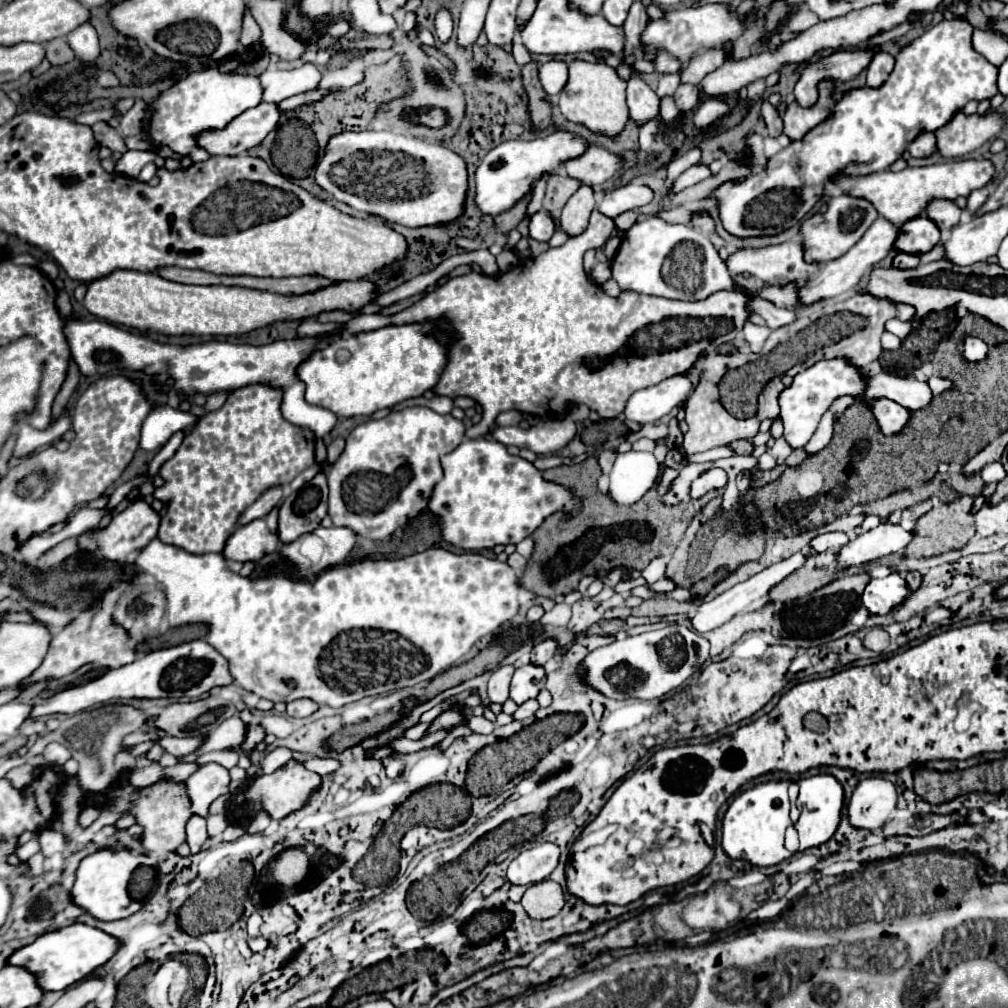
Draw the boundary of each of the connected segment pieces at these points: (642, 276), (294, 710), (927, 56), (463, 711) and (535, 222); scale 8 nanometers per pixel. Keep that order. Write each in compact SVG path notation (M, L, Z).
M655 216L637 222L631 230L625 232L619 252L613 258L611 270L621 290L635 290L641 294L687 302L705 300L719 290L741 290L749 298L747 310L763 316L769 328L779 328L797 320L795 312L787 308L777 308L769 300L759 298L757 292L739 286L705 234L683 224L667 224Z
M301 698L301 700L293 700L287 704L287 714L289 716L295 716L295 718L307 718L311 716L319 706L313 702L313 700L307 700L307 698Z
M943 20L927 28L927 32L921 38L917 38L897 54L895 70L891 72L891 76L881 88L865 86L845 94L843 100L835 104L833 114L825 122L815 126L799 142L789 144L787 148L777 152L773 158L769 158L769 162L761 172L751 174L743 180L723 182L711 194L711 198L717 202L719 220L723 228L737 238L765 236L769 232L781 232L781 230L793 228L819 202L827 180L833 180L837 174L863 176L863 174L881 172L889 168L897 158L901 158L903 150L909 146L911 140L917 138L919 132L923 130L933 132L935 128L941 128L943 124L947 124L947 120L951 120L955 110L963 108L969 100L993 98L999 92L997 68L991 62L987 62L979 52L973 50L971 34L973 34L973 28L965 20L963 22Z
M451 706L449 710L441 712L441 714L429 724L425 736L431 734L431 732L437 732L437 730L447 730L447 732L449 732L449 730L455 728L455 726L465 726L465 724L469 724L469 720L471 720L471 708L469 708L469 706Z
M541 210L541 212L531 216L531 220L529 220L531 238L541 240L541 242L549 242L553 232L555 232L555 222L553 222L553 216L549 212Z

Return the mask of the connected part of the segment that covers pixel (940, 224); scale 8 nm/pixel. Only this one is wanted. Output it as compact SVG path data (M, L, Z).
M933 200L927 206L927 218L935 222L939 230L949 230L957 226L959 216L961 216L961 210L957 208L955 202L949 202L949 200Z

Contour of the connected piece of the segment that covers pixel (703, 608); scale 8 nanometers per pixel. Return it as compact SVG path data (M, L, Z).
M797 552L795 556L791 556L791 558L787 558L787 560L781 560L781 562L773 564L773 566L761 570L759 574L751 576L749 580L745 580L745 582L741 582L741 584L737 584L737 586L725 590L723 594L719 594L719 596L713 598L711 602L703 602L703 604L699 604L697 612L695 612L693 618L691 618L691 628L693 628L695 632L703 634L703 632L709 632L709 630L713 630L713 628L717 628L717 626L729 622L733 616L737 616L739 612L743 612L753 600L765 596L765 594L771 590L771 586L779 584L785 576L789 576L791 572L795 572L795 570L797 570L799 566L803 566L803 564L805 564L805 552Z

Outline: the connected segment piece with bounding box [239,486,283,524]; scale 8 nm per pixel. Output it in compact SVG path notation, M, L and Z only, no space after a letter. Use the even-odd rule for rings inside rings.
M281 486L267 490L257 502L253 502L253 504L245 510L245 514L241 516L239 524L247 524L247 522L251 522L251 520L255 520L255 518L265 516L265 514L267 514L273 506L277 506L281 500L283 500L283 488L281 488Z

